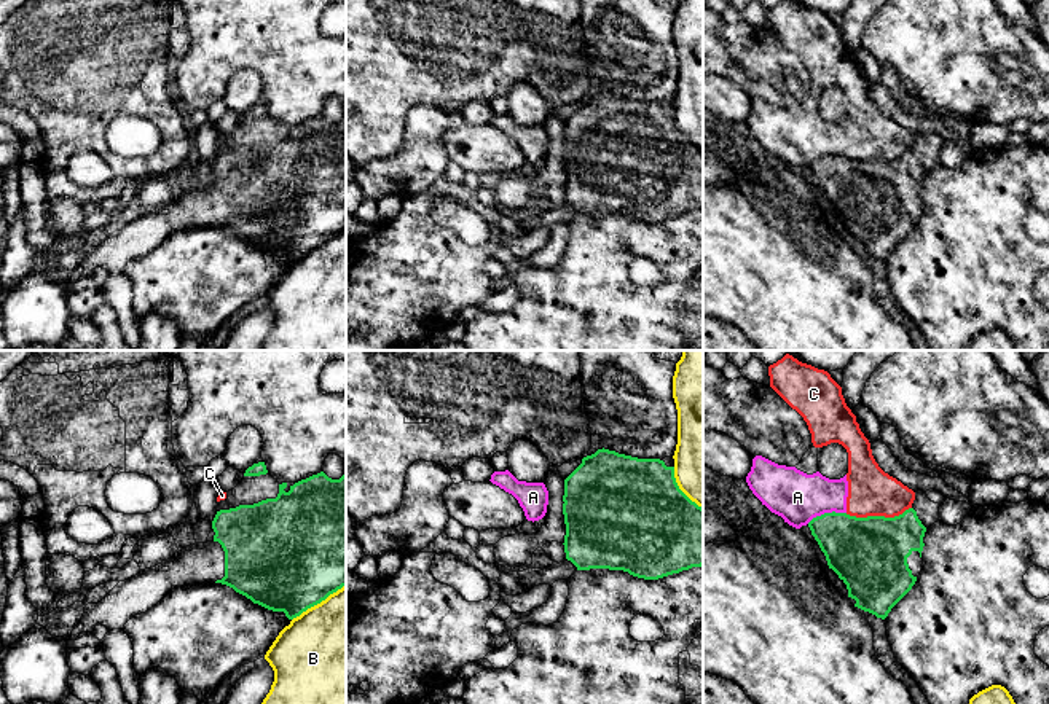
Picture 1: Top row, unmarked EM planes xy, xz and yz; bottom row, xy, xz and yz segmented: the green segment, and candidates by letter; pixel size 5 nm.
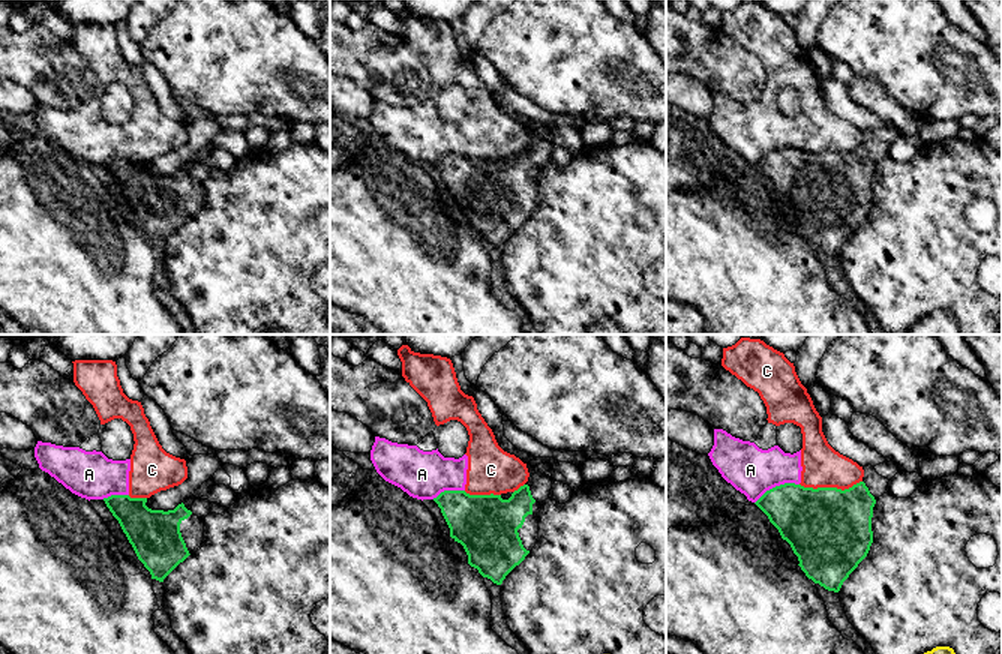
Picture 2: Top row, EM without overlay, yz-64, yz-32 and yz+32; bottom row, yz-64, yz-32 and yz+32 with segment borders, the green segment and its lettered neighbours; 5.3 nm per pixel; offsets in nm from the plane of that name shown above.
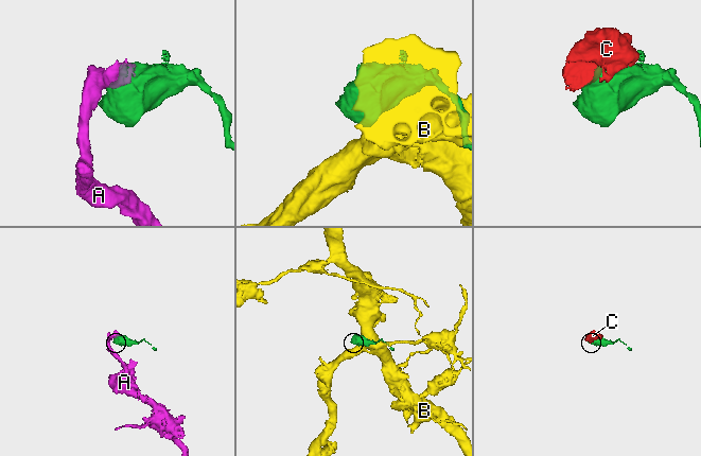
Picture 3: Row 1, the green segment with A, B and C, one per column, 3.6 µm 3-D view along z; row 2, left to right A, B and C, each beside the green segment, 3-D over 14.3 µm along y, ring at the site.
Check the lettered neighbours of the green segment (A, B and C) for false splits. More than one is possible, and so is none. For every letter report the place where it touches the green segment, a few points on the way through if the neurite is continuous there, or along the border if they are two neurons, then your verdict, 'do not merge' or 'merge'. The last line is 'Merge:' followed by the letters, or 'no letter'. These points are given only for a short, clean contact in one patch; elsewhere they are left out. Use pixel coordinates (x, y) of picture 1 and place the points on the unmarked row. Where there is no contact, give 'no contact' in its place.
A: meets green in yz at (826, 156); do not merge
B: meets green in xy at (318, 246); do not merge
C: meets green in yz at (877, 160); do not merge
Merge: no letter

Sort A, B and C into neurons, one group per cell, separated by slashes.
A C / B

